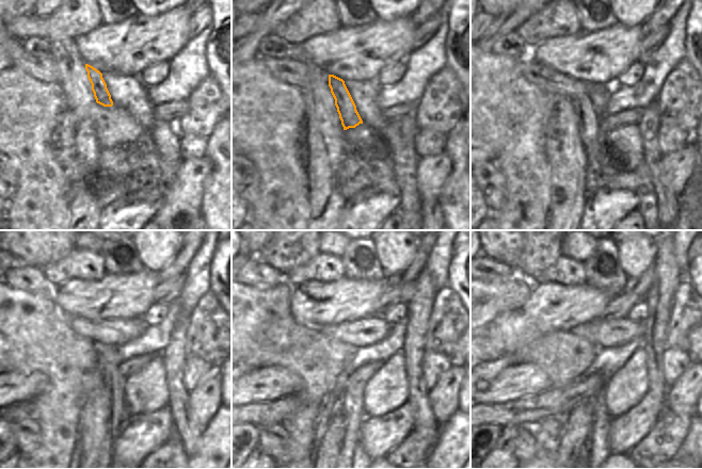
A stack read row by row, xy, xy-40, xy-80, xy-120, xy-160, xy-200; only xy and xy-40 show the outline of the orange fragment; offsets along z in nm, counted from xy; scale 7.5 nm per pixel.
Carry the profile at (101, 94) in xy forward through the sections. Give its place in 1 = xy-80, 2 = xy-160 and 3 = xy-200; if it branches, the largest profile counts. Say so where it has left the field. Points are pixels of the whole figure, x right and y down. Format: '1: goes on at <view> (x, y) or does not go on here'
1: goes on at xy-80 (589, 119)
2: goes on at xy-160 (353, 408)
3: goes on at xy-200 (587, 447)

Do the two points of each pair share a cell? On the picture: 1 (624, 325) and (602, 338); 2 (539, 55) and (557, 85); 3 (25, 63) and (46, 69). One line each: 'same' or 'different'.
1: same
2: different
3: same

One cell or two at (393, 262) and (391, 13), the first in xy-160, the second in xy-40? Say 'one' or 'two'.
one

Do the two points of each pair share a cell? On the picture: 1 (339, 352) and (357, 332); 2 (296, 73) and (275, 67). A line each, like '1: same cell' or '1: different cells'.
1: different cells
2: same cell

